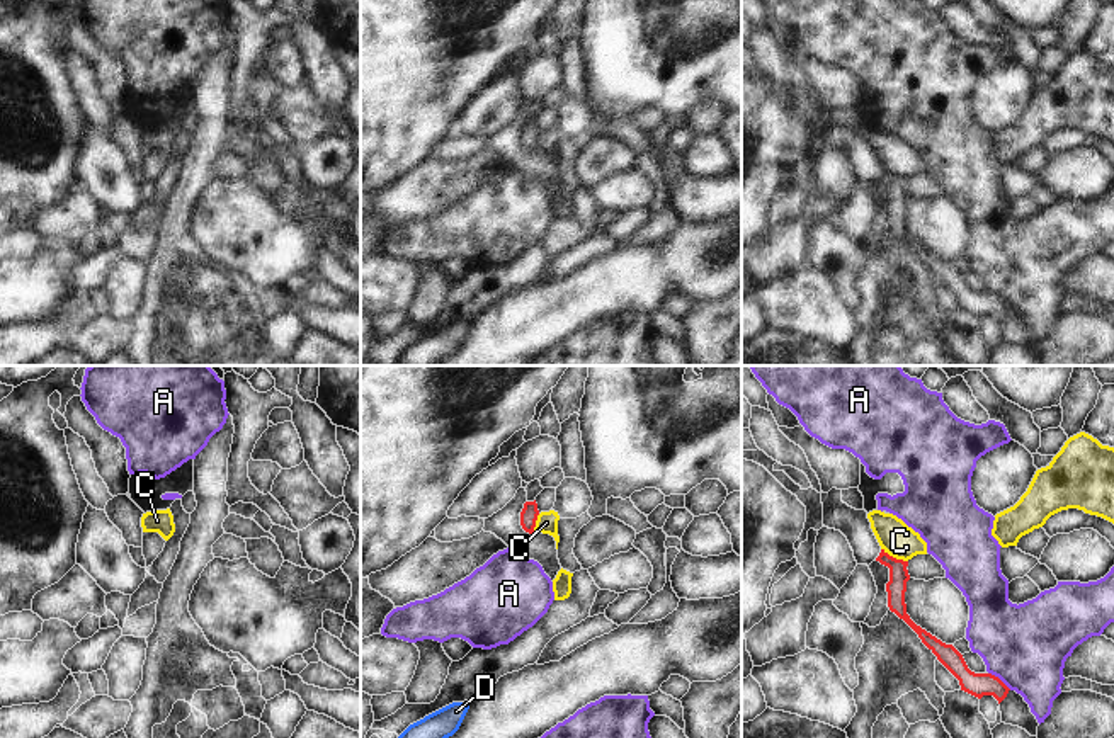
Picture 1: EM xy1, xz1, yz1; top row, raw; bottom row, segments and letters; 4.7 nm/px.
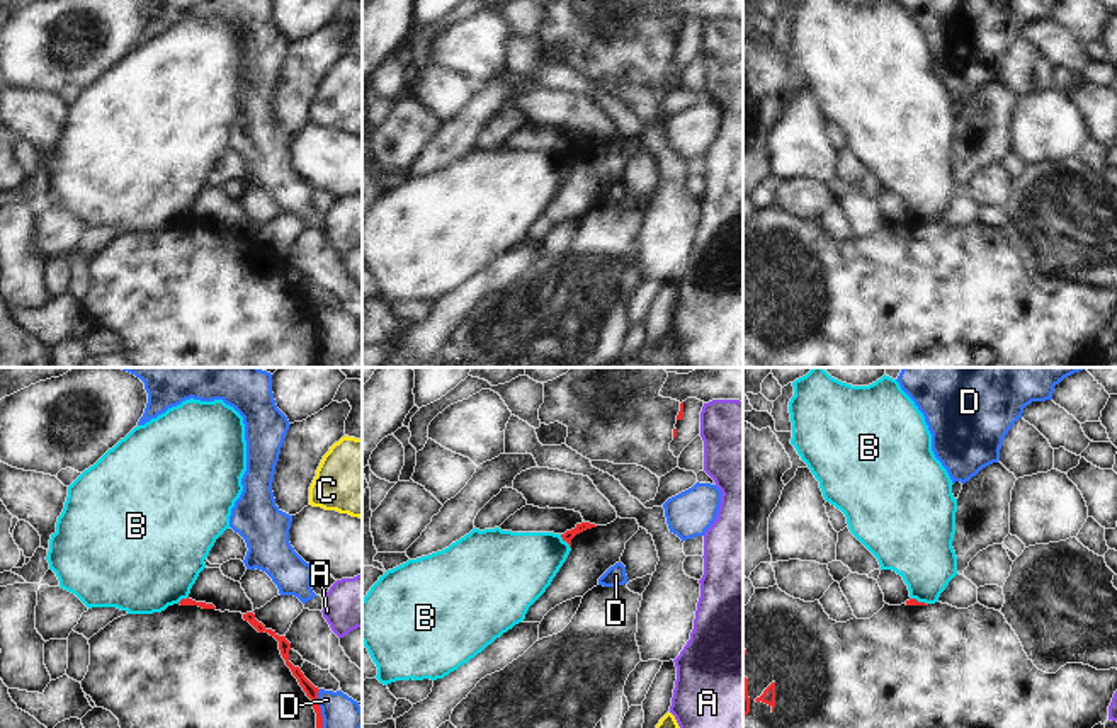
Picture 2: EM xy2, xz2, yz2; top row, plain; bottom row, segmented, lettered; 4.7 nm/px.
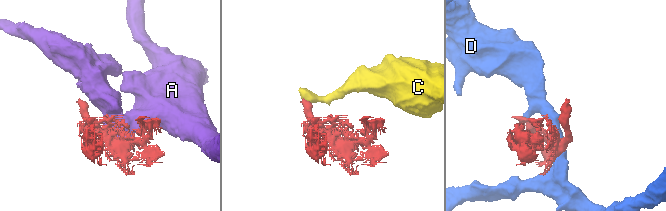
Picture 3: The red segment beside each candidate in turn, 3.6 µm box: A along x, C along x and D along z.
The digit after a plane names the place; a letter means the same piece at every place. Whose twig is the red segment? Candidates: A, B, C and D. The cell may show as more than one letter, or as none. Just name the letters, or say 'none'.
none

